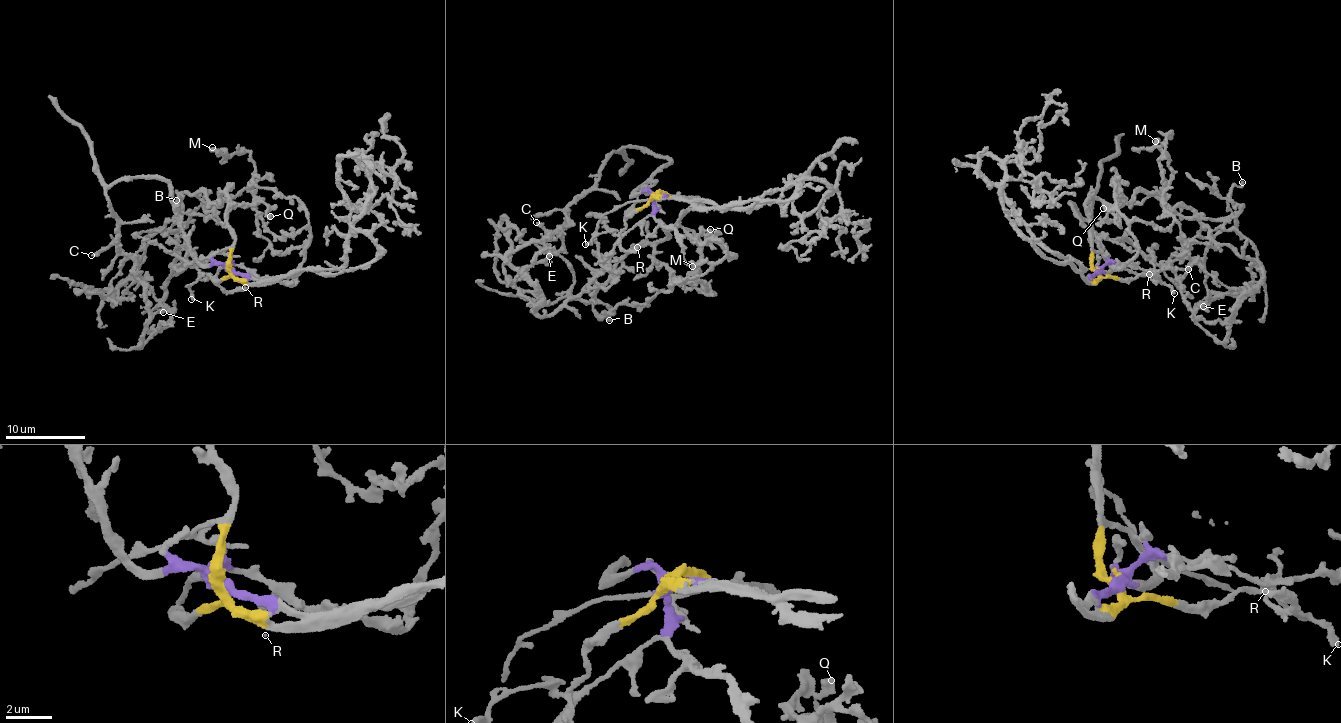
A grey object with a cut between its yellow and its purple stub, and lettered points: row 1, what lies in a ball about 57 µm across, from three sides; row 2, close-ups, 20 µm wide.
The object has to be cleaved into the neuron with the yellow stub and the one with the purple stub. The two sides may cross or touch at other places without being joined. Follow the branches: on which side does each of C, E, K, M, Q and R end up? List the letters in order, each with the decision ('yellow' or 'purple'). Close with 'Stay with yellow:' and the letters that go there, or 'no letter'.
C: purple
E: purple
K: yellow
M: purple
Q: yellow
R: yellow
Stay with yellow: K, Q, R

